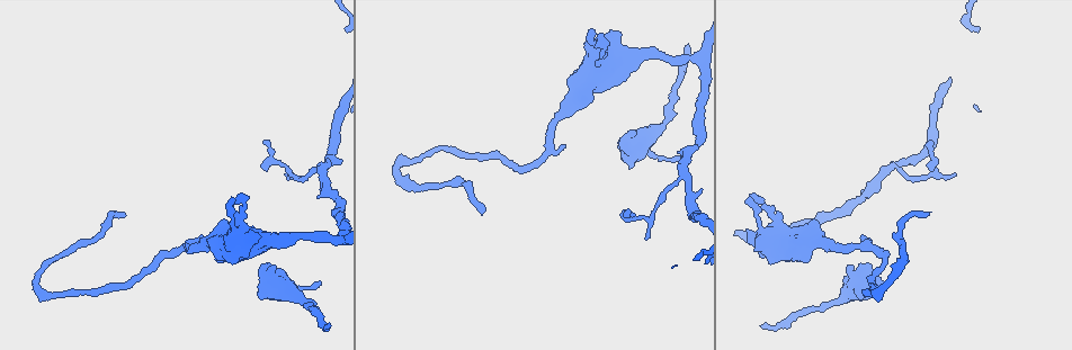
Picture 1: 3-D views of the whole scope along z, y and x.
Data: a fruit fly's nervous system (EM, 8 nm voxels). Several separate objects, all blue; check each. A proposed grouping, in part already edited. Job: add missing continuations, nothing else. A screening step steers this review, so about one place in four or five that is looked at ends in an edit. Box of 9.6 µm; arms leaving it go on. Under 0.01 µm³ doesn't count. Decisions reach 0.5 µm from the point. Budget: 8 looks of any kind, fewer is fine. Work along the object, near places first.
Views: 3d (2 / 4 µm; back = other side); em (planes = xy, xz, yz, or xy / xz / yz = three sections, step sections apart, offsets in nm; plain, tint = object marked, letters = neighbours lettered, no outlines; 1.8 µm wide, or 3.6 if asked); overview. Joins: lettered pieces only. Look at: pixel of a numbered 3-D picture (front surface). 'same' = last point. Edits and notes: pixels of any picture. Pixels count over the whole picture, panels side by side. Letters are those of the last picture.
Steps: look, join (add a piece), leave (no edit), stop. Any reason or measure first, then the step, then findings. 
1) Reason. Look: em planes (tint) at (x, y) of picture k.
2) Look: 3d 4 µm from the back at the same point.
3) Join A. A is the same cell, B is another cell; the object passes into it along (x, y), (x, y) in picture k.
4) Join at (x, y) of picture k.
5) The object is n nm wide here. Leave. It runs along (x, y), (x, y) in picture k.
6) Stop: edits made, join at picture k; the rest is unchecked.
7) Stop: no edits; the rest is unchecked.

A fork. Look: em xz step 8 (tint) at (850, 290) of picture 1.

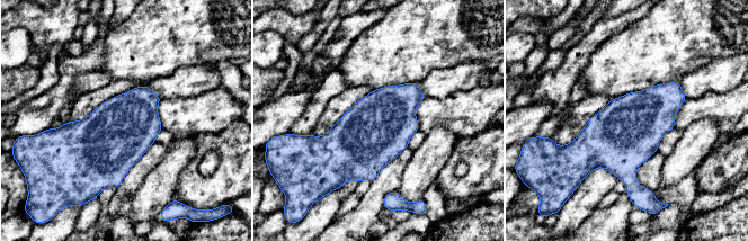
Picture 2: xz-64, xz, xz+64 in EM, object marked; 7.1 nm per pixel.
Look: em planes (letters) at the same point.

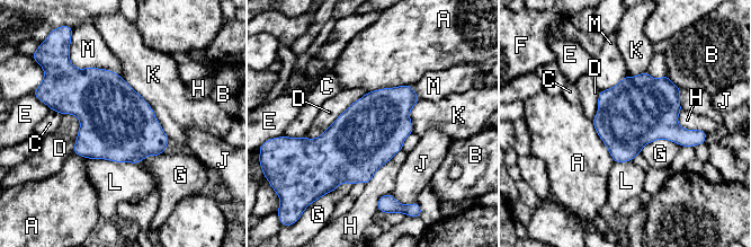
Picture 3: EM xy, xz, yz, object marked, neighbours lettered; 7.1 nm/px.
Leave. A, B, C, D, E, F, G, H, J, K, L and M are other cells; a border runs along (410, 84), (383, 87), (367, 93) in picture 3; no lettered piece goes on from it.

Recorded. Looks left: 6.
Touches itself. Look: em planes (tint) at (237, 197) of picture 1.

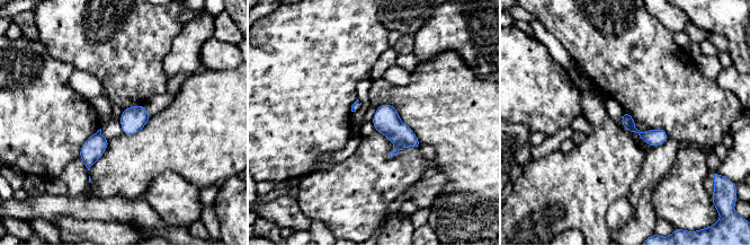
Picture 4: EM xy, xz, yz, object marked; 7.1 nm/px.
Look: em planes (letters) at the same point.

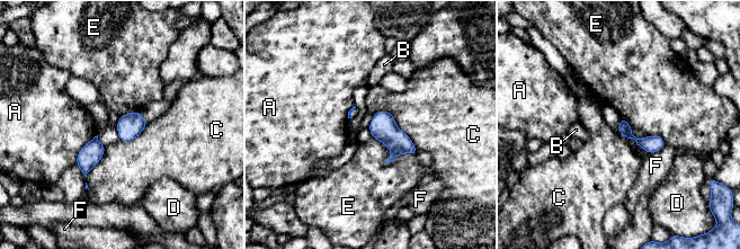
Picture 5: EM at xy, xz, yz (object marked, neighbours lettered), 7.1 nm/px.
Leave. A, B, C, D, E and F are other cells; it runs along (622, 123), (640, 142), (660, 144) in picture 5; no lettered piece goes on from it.

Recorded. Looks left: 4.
Free end. Look: 3d 2 µm at (328, 324) of picture 1.

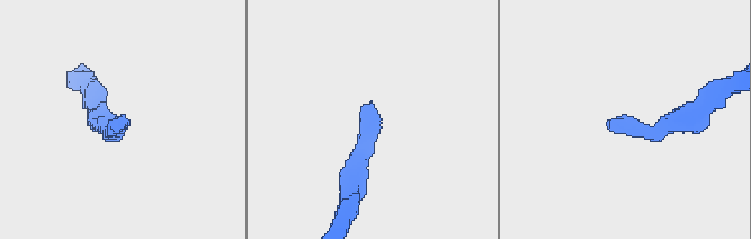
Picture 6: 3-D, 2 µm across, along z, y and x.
Look: em 3.6 µm xz step 8 (tint) at (373, 105) of picture 6.

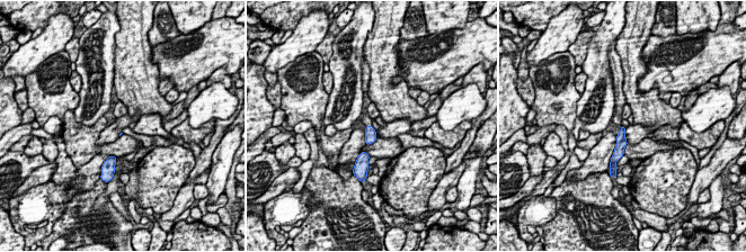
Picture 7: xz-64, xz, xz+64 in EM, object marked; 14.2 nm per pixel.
Look: em 3.6 µm xz step 8 (letters) at the same point.

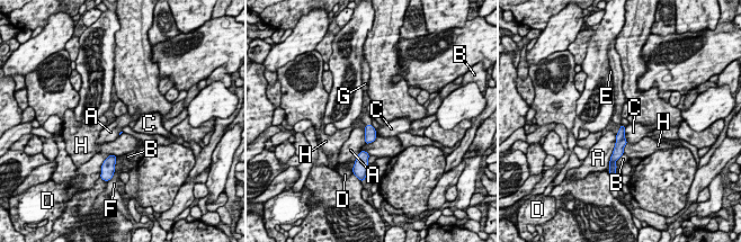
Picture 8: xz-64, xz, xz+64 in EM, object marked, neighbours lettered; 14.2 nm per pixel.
Join G. G is the same cell, A, B, C, D, E, F and H are other cells; the object passes into it along (371, 135), (367, 125), (366, 119) in picture 8; the cell continues.

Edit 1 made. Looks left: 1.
Stop: edits made, join at picture 8; the rest is unchecked.

